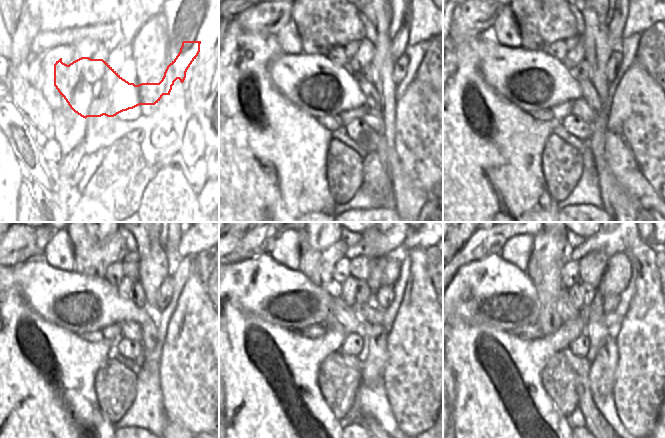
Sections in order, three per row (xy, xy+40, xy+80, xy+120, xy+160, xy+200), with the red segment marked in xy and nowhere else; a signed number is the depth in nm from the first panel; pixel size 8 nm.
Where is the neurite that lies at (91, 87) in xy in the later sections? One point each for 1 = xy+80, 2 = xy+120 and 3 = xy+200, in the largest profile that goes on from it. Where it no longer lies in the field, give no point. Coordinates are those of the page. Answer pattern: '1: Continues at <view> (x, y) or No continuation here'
1: Continues at xy+80 (533, 80)
2: Continues at xy+120 (80, 304)
3: Continues at xy+200 (490, 291)

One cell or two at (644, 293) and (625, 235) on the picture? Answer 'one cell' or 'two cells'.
one cell

